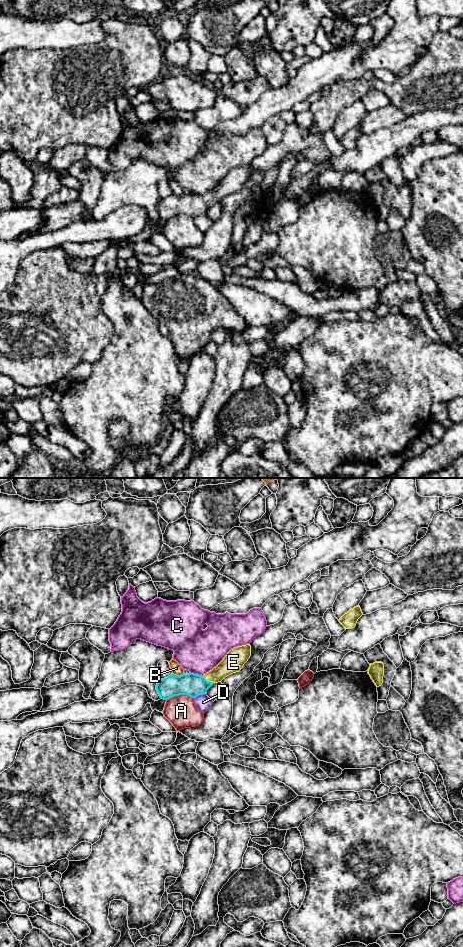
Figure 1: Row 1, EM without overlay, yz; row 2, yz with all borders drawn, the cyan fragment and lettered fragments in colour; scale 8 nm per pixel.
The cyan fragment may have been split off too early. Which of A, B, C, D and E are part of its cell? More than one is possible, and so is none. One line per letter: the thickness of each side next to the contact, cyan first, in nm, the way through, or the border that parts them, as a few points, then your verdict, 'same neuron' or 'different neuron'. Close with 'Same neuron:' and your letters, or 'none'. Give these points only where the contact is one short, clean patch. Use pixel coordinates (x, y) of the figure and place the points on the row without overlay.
A: 190/240 nm | different neuron
B: 190/90 nm | different neuron
C: 190/360 nm | different neuron
D: 190/120 nm | along yz (205, 213), (199, 214), (194, 218) | different neuron
E: 190/160 nm | across yz (192, 205), (208, 201), (232, 182) | same neuron
Same neuron: E

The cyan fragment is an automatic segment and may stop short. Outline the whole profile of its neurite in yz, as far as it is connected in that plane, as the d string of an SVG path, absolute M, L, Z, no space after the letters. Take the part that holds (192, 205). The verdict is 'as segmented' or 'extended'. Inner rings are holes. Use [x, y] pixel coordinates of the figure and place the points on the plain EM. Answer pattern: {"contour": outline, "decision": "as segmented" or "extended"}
{"contour": "M250 164L231 169L223 180L206 194L194 193L180 196L171 194L167 198L159 199L156 210L161 219L168 220L174 216L187 215L196 218L206 214L215 203L221 202L225 197L239 192L251 176Z", "decision": "extended"}

